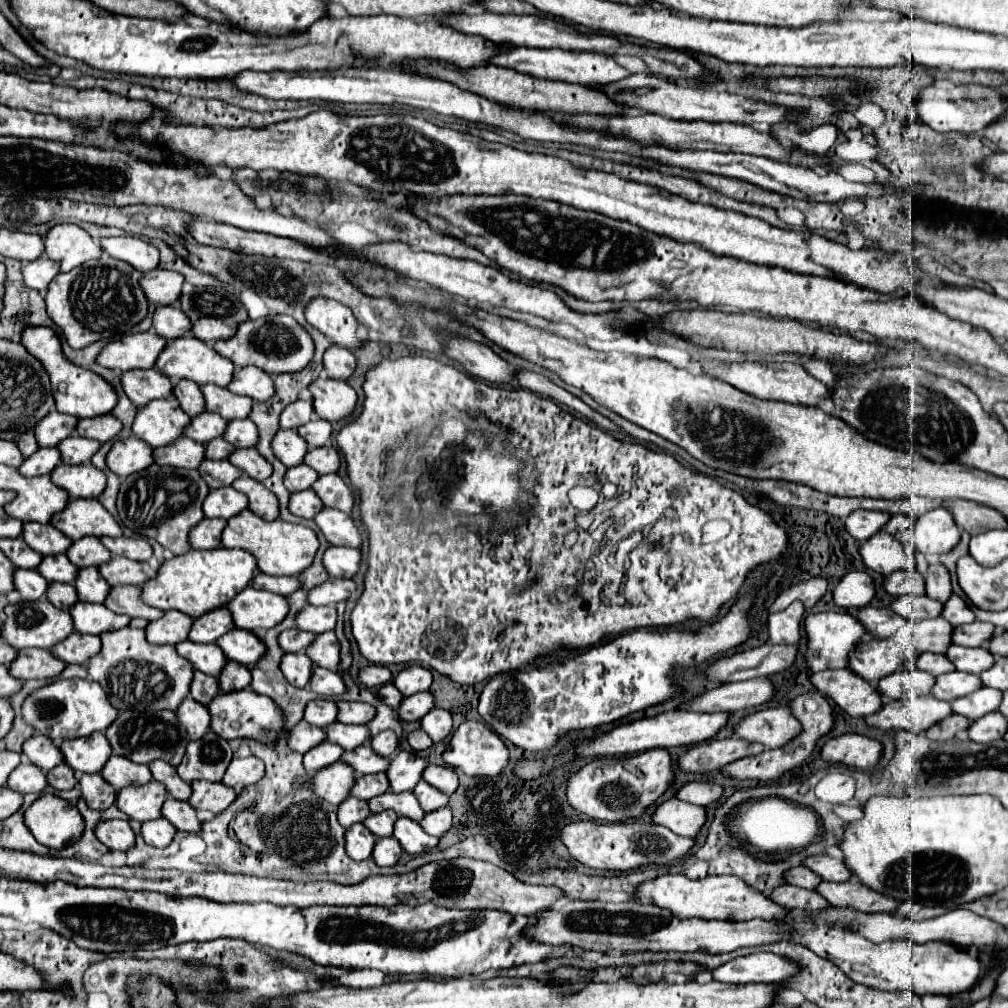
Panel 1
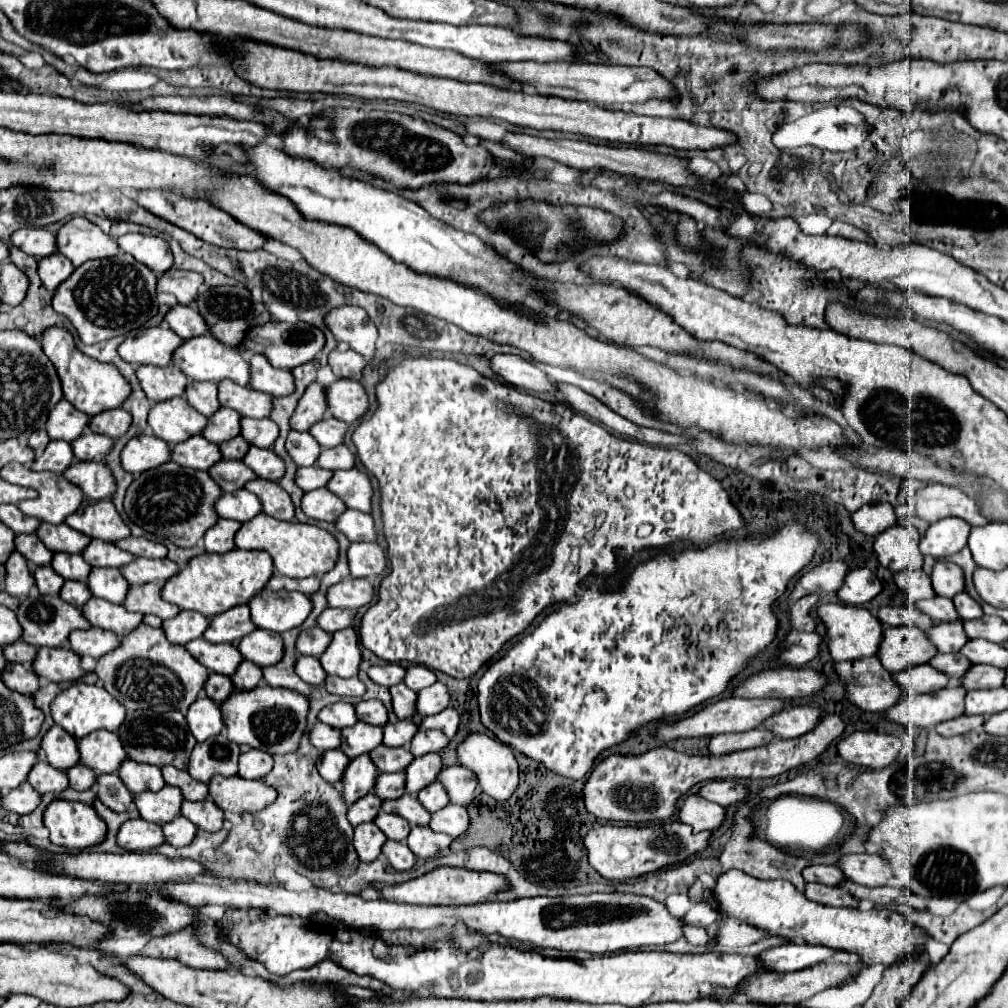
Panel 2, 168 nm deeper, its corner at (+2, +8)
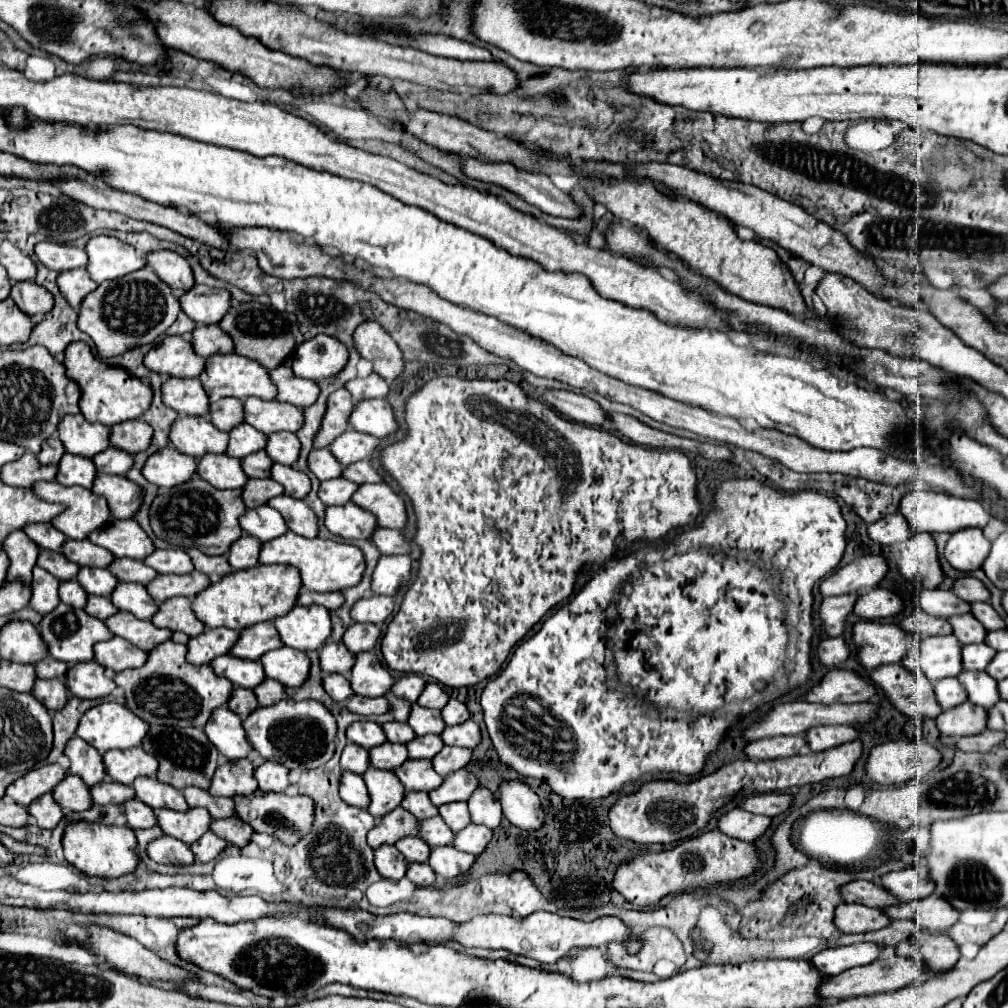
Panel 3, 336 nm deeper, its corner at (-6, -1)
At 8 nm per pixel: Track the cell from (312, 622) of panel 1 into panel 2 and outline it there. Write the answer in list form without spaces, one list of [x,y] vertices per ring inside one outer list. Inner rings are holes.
[[[326,607],[320,615],[318,615],[318,627],[322,627],[328,633],[334,633],[338,629],[346,629],[352,623],[352,613],[348,609],[332,609]]]

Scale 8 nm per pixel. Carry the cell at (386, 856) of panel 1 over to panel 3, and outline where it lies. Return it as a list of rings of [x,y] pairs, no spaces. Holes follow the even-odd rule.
[[[408,864],[406,878],[418,886],[432,886],[436,882],[436,874],[428,864]]]

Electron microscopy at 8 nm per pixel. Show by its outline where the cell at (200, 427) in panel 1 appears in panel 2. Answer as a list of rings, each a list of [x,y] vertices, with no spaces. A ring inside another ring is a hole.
[[[220,407],[212,417],[208,417],[208,425],[202,431],[202,437],[210,443],[222,443],[240,433],[240,415],[228,407]]]

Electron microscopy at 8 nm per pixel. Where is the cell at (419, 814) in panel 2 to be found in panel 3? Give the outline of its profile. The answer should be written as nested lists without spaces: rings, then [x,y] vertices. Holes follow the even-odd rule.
[[[436,816],[432,820],[422,822],[420,838],[430,846],[448,846],[454,840],[454,832],[446,826],[446,822],[440,816]]]

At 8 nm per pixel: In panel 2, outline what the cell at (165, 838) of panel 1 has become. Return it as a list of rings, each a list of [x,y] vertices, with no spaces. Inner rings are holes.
[[[180,815],[180,819],[172,819],[172,823],[160,823],[160,827],[166,837],[166,843],[170,843],[174,847],[188,845],[196,833],[196,825],[182,815]]]

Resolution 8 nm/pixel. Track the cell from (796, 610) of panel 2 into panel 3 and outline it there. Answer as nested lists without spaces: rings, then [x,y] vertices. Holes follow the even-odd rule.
[[[844,594],[844,596],[830,596],[824,598],[820,606],[820,618],[824,622],[828,636],[840,636],[844,632],[846,620],[858,600],[858,594]]]

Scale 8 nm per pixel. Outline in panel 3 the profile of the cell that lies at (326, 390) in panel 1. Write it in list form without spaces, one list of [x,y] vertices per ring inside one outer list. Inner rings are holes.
[[[362,400],[356,404],[350,424],[354,430],[372,434],[376,438],[388,438],[398,430],[398,422],[394,418],[394,410],[388,400]]]

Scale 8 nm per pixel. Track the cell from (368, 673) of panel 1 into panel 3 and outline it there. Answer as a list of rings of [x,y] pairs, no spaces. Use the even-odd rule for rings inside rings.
[[[410,674],[410,676],[402,676],[396,680],[396,684],[392,686],[392,694],[396,698],[404,698],[408,702],[416,702],[420,692],[424,690],[426,686],[426,680],[422,676],[416,676],[416,674]]]

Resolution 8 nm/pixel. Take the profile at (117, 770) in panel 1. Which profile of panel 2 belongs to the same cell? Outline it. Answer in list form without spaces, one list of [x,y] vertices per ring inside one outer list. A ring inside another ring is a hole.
[[[126,759],[124,765],[120,765],[118,775],[130,793],[140,793],[146,789],[158,791],[160,787],[164,787],[164,779],[162,779],[160,769],[152,767],[148,763],[136,763],[132,759]]]

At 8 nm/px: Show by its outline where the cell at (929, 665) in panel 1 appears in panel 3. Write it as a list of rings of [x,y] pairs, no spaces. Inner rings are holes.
[[[964,670],[958,676],[960,684],[966,688],[968,698],[982,706],[982,708],[992,708],[992,704],[996,704],[996,700],[1000,700],[1000,692],[996,692],[996,680],[992,680],[986,672],[968,672]]]

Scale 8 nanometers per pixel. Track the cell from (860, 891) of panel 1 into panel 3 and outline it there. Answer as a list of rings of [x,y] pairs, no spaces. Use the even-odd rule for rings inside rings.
[[[938,894],[886,908],[886,914],[892,916],[892,920],[914,920],[920,930],[932,932],[946,932],[958,922],[960,916],[960,912]]]

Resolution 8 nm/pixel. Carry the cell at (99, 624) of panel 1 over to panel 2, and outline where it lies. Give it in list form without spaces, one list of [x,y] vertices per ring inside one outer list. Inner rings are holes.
[[[90,597],[88,603],[82,607],[82,611],[92,627],[100,627],[116,635],[126,635],[142,623],[140,613],[130,613],[122,605],[98,597]]]

